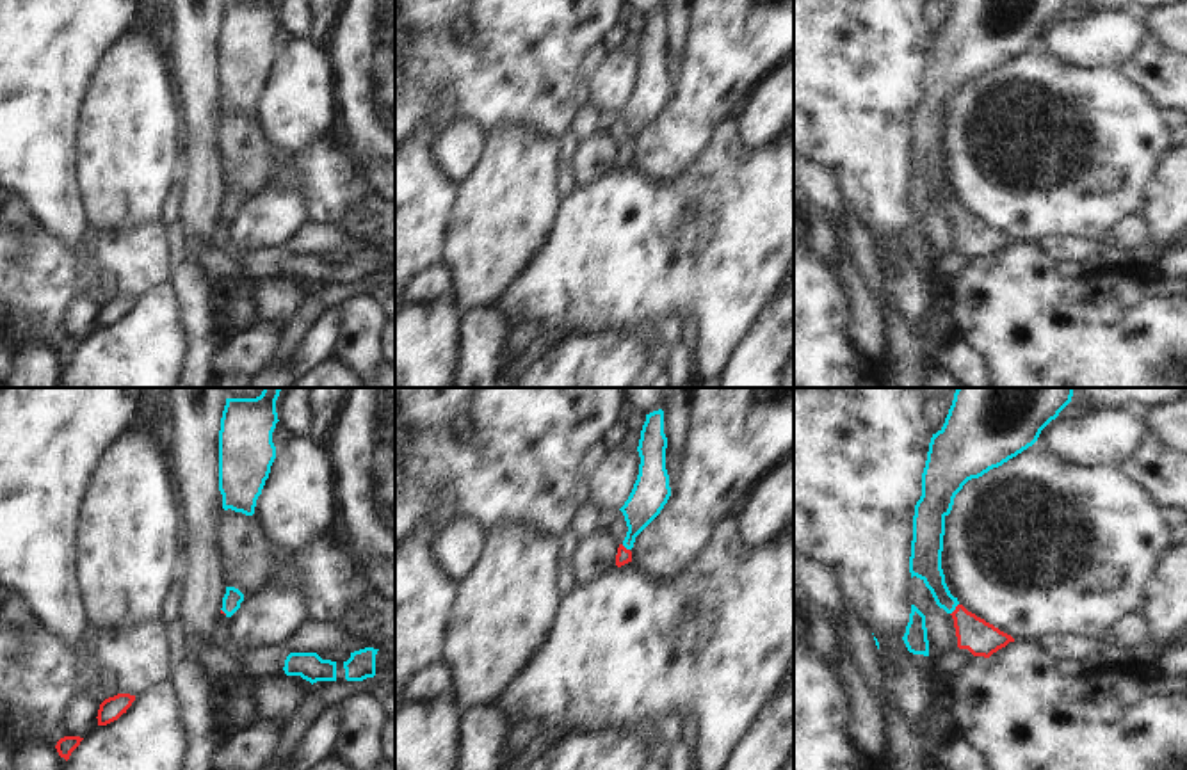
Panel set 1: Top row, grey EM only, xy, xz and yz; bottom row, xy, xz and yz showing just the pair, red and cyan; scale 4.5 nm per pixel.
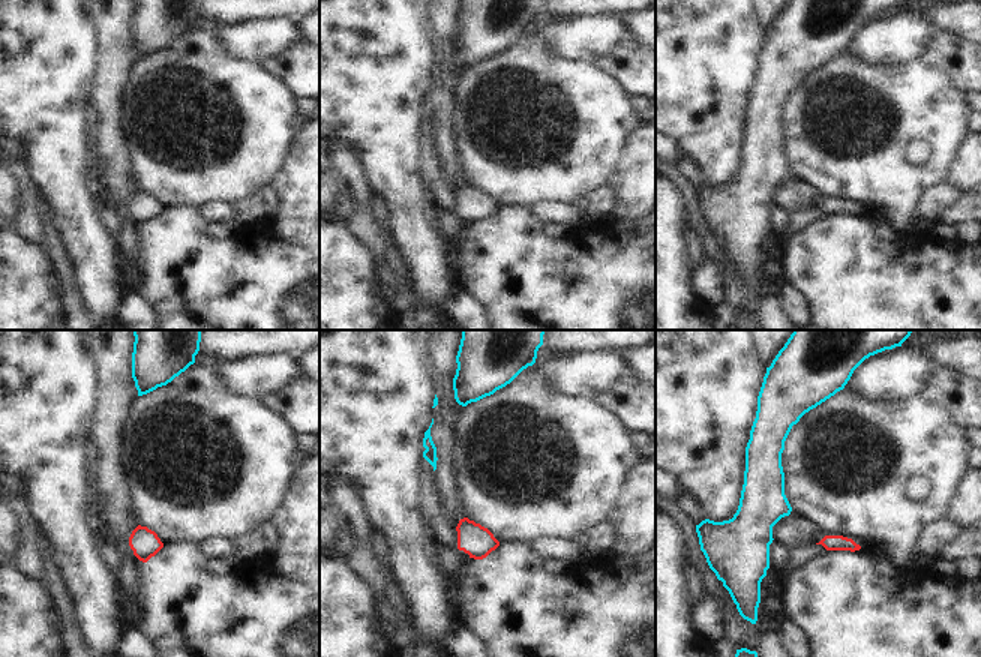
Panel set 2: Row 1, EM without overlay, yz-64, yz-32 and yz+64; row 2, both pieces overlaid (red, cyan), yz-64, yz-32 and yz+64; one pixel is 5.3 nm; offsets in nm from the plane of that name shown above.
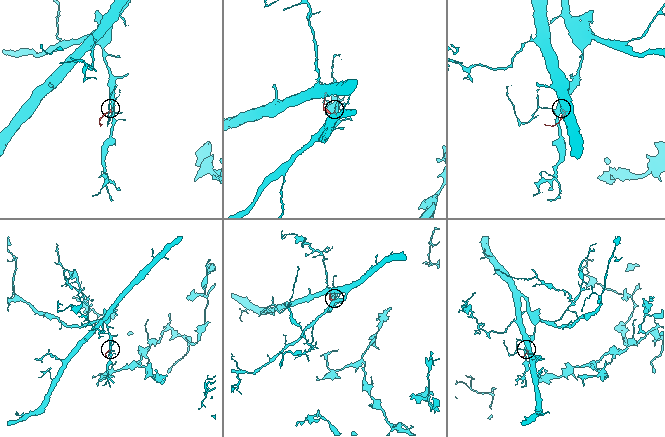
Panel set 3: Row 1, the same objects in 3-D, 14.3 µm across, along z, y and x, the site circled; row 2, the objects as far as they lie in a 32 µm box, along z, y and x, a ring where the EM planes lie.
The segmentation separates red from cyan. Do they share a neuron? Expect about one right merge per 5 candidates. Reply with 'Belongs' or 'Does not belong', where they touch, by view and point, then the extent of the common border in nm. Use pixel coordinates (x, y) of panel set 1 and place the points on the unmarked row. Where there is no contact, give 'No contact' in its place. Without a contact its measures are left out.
Belongs. Touches red at yz (956, 210). Shared border 70 nm

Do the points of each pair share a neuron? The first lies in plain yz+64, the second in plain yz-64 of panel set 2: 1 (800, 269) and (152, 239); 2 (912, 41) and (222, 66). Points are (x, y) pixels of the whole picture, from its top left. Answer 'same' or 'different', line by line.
1: same
2: different

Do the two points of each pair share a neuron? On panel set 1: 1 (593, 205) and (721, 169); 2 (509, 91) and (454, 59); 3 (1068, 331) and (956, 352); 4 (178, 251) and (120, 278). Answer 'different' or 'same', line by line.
1: same
2: same
3: different
4: different

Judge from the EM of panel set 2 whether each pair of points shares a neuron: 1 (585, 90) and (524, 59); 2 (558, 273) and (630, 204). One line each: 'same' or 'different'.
1: same
2: same

